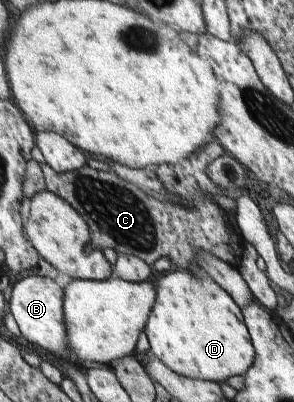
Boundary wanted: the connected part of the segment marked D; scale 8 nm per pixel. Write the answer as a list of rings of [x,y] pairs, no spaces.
[[[178,270],[177,272],[164,272],[161,274],[162,277],[157,280],[153,279],[158,286],[158,293],[156,293],[156,302],[154,309],[152,309],[151,316],[148,319],[147,325],[145,326],[144,332],[150,343],[150,355],[158,360],[161,360],[167,367],[170,367],[176,374],[183,377],[188,377],[189,379],[196,379],[199,381],[208,382],[225,382],[230,376],[243,375],[248,369],[254,365],[256,351],[254,347],[254,342],[251,340],[250,331],[247,329],[246,319],[244,318],[242,308],[238,303],[219,285],[219,283],[214,282],[211,277],[194,275],[190,271]]]

